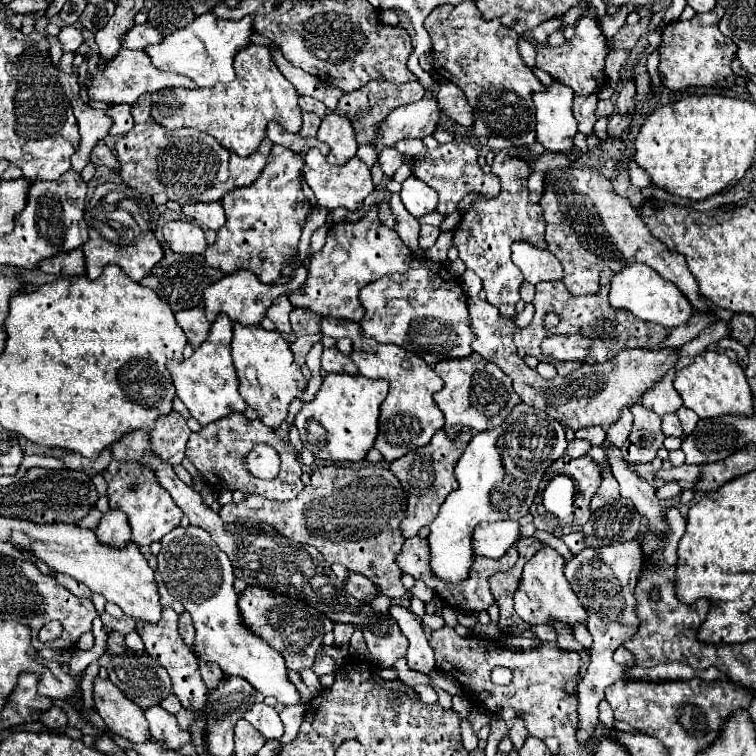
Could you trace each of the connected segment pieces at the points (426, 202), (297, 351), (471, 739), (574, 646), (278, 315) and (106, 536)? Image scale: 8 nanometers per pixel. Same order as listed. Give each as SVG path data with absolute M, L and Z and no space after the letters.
M414 174L402 182L400 198L402 198L402 204L406 206L406 210L414 218L434 212L436 204L438 204L438 194L430 186L426 186L424 182L420 182Z
M300 336L300 338L296 338L296 342L290 344L290 350L294 352L294 356L306 356L310 352L312 344L318 340L322 340L322 336Z
M460 718L460 728L462 728L462 746L470 752L478 746L478 738L476 732L472 730L472 724L468 722L468 718Z
M550 620L550 626L556 630L556 642L560 648L568 648L568 650L574 650L580 654L580 662L582 662L582 668L580 672L586 672L588 664L590 664L590 654L588 650L572 636L572 626L566 624L566 622L560 622L560 620Z
M284 294L284 296L278 296L278 298L272 302L272 306L268 308L266 316L274 322L274 326L276 326L278 332L290 334L290 332L292 332L290 320L288 320L290 312L292 312L292 306L290 306L290 302L288 302L288 296Z
M108 510L104 512L98 528L94 530L98 540L102 540L108 546L122 548L126 542L130 542L130 526L126 522L126 514L122 510Z

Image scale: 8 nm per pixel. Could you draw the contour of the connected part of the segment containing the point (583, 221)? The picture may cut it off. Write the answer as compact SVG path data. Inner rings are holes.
M554 168L554 170L548 170L546 178L544 178L544 194L542 194L540 206L544 210L544 220L546 220L548 250L554 252L554 256L562 262L562 266L564 266L562 282L566 284L566 288L572 296L596 294L600 272L604 268L610 268L612 272L620 272L624 266L630 266L634 262L642 262L642 264L654 268L662 278L674 282L688 296L694 310L708 312L708 308L698 300L698 294L700 294L698 282L694 282L694 276L690 274L682 254L670 250L658 238L654 238L646 230L646 224L640 220L640 216L638 216L636 208L630 204L630 200L624 196L618 196L614 192L610 180L602 172L598 172L596 168Z

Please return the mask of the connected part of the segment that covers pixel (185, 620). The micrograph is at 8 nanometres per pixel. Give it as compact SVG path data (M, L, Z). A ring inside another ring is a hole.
M182 612L182 614L180 614L180 636L182 636L184 644L194 652L196 632L194 632L194 624L192 624L192 618L190 618L188 612Z

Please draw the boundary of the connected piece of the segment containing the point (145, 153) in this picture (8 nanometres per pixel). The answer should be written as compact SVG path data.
M148 98L132 104L134 128L126 136L116 140L116 158L120 162L118 174L124 184L138 192L150 196L166 192L168 198L178 204L216 202L222 200L222 194L226 194L226 190L254 182L254 178L258 178L258 174L262 172L262 166L266 166L266 158L272 148L272 142L268 138L262 140L260 148L254 154L242 158L232 150L224 150L218 142L214 142L210 134L196 128L178 128L172 132L162 128L152 120L150 110L152 104Z

